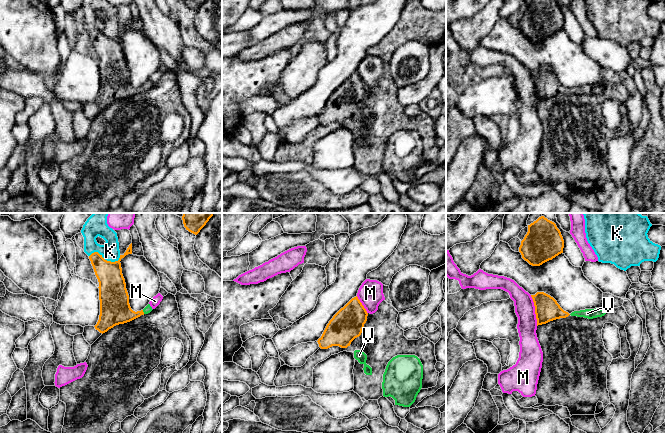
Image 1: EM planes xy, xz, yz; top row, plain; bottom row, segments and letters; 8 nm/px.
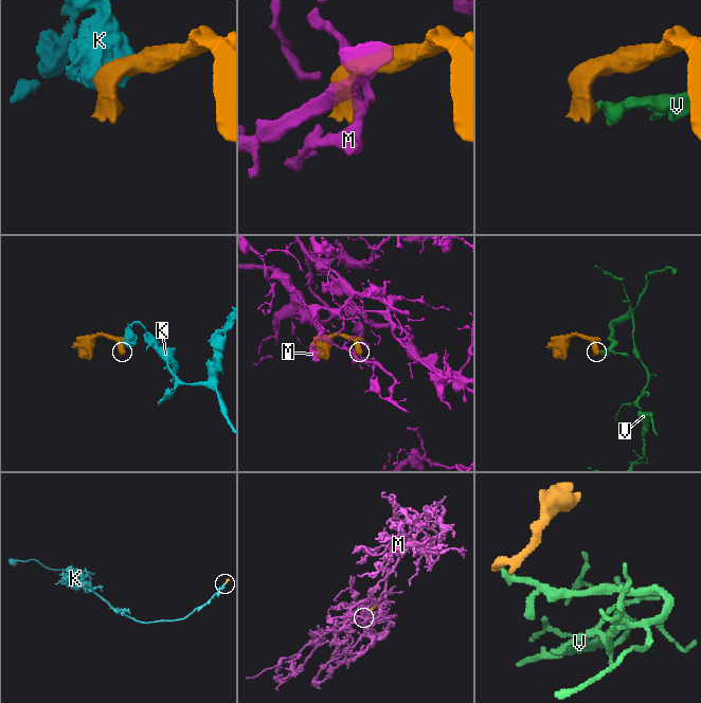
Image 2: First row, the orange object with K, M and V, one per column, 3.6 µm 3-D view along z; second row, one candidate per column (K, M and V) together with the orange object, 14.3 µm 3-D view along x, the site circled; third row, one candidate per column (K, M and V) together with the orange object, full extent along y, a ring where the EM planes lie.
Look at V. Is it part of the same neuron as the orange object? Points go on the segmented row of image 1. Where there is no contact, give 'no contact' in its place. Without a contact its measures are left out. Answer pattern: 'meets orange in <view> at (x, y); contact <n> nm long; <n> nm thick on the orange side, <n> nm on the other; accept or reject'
meets orange in xy at (143, 312); contact 40 nm long; 240 nm thick on the orange side, 60 nm on the other; accept

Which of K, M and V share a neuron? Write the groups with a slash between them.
K / M / V

